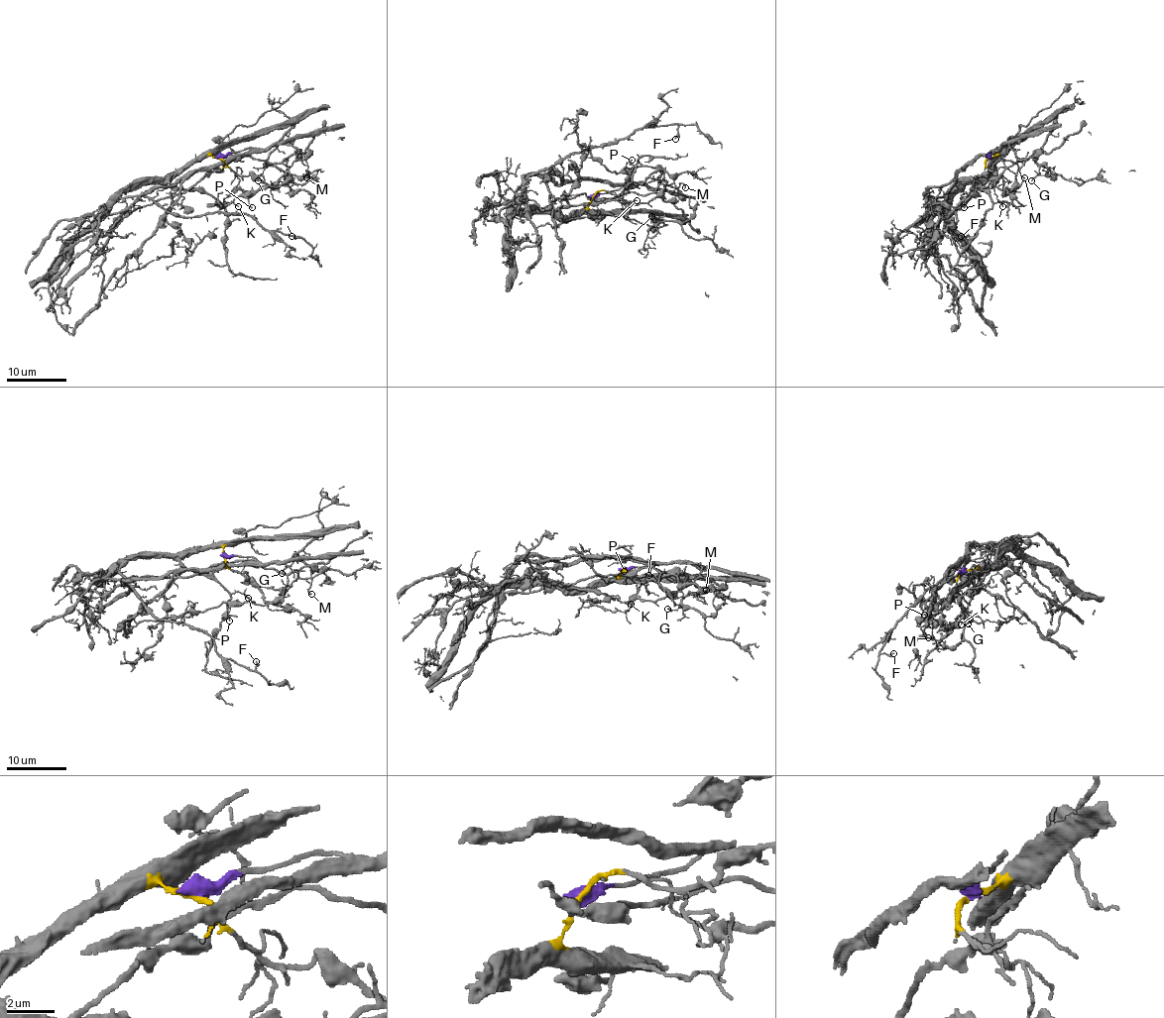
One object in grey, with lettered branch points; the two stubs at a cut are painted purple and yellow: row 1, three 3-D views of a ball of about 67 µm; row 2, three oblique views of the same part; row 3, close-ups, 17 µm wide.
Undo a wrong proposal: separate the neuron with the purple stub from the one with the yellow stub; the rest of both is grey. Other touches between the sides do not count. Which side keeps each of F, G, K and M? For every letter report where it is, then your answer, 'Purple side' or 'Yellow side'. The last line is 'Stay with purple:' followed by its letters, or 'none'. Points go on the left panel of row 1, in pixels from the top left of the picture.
F: Place: (291, 236). Yellow side
G: Place: (258, 180). Yellow side
K: Place: (238, 206). Yellow side
M: Place: (306, 177). Purple side
Stay with purple: M

